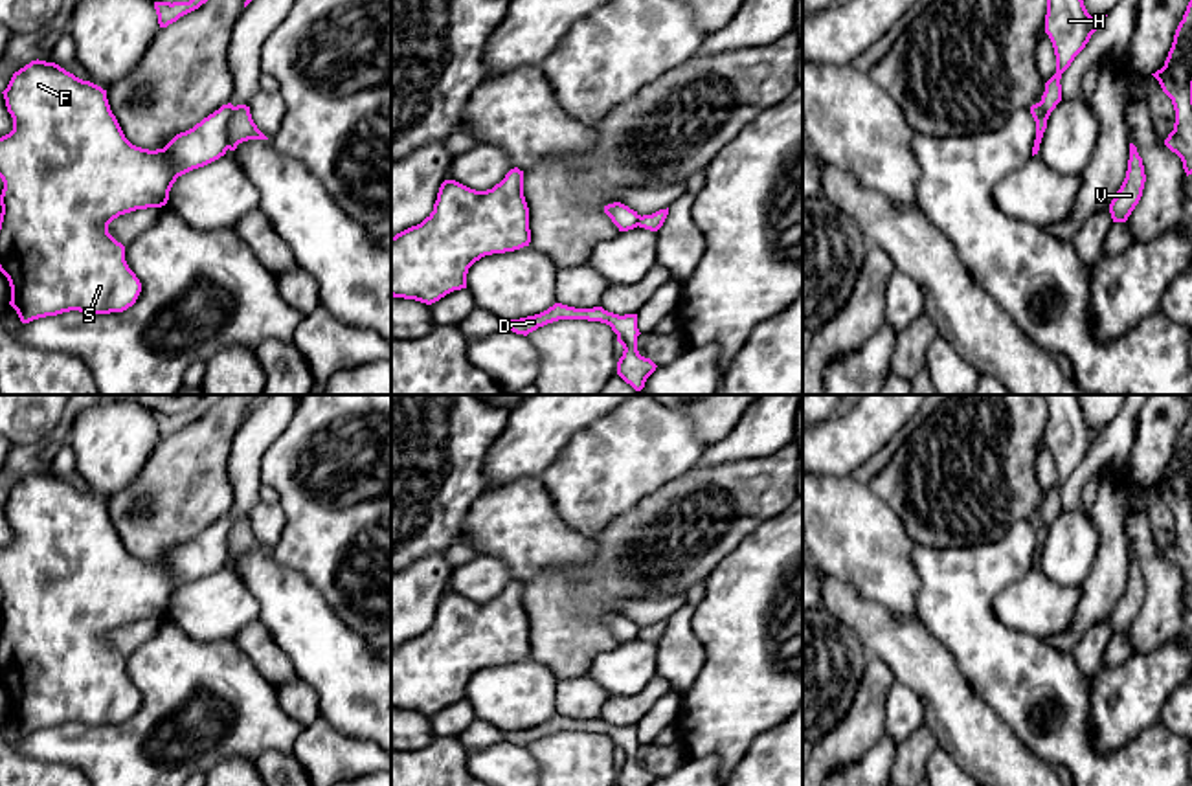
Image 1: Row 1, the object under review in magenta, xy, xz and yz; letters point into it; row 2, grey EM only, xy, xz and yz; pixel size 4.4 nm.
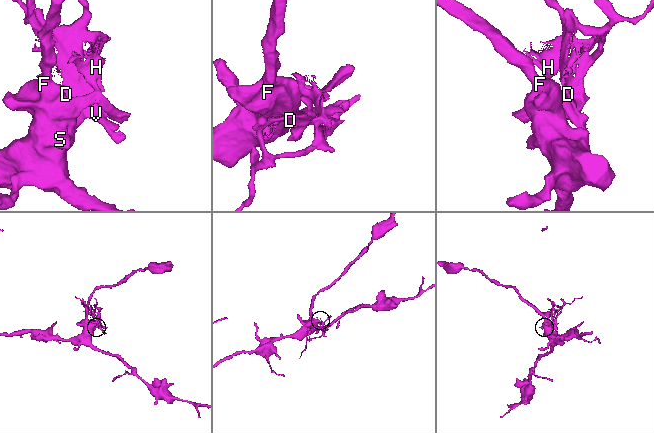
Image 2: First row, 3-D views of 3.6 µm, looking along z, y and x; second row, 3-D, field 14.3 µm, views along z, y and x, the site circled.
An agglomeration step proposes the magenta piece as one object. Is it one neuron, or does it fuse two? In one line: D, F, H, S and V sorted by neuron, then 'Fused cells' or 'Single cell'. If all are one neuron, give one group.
Groups: D H V / F S. Fused cells

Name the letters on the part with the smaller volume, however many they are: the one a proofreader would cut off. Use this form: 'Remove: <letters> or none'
Remove: D, H, V

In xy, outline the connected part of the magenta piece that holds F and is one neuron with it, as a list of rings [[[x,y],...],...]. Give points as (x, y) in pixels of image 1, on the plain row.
[[[39,470],[31,472],[29,476],[13,485],[7,500],[2,505],[6,511],[7,523],[13,529],[13,542],[0,549],[0,590],[4,593],[4,601],[0,606],[0,683],[7,689],[11,698],[9,716],[17,722],[22,735],[29,735],[46,727],[57,727],[70,722],[79,722],[84,725],[110,725],[127,722],[136,714],[141,703],[141,694],[125,672],[125,657],[108,645],[108,635],[119,626],[136,621],[165,617],[169,612],[169,602],[178,588],[193,580],[204,578],[224,567],[228,562],[228,533],[233,525],[231,514],[222,516],[219,522],[204,529],[193,540],[176,545],[163,560],[149,562],[132,556],[125,549],[116,527],[110,522],[107,501],[90,492],[75,488],[55,474],[46,474]]]

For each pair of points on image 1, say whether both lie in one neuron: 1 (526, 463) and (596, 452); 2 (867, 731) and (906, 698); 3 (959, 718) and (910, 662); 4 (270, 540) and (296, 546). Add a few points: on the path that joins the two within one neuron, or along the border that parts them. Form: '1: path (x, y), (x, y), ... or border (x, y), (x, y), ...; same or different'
1: border (586, 426), (537, 478); different
2: border (895, 680), (886, 698), (882, 733); different
3: path (950, 704), (924, 676); same
4: border (281, 504), (285, 527), (281, 538), (270, 550); different

